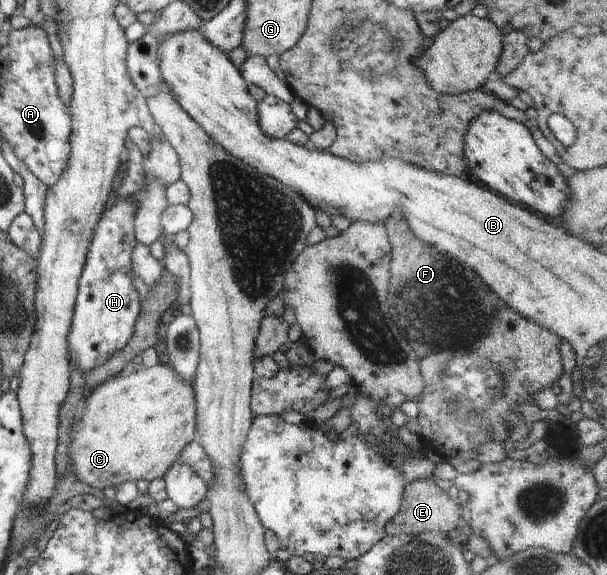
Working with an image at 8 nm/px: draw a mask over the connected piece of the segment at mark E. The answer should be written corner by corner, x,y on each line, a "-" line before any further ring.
434,476
407,483
404,486
404,494
402,494
402,506
386,525
386,535
420,535
421,533
433,535
440,530
448,533
461,526
457,507
457,502
448,496
447,486
439,482

